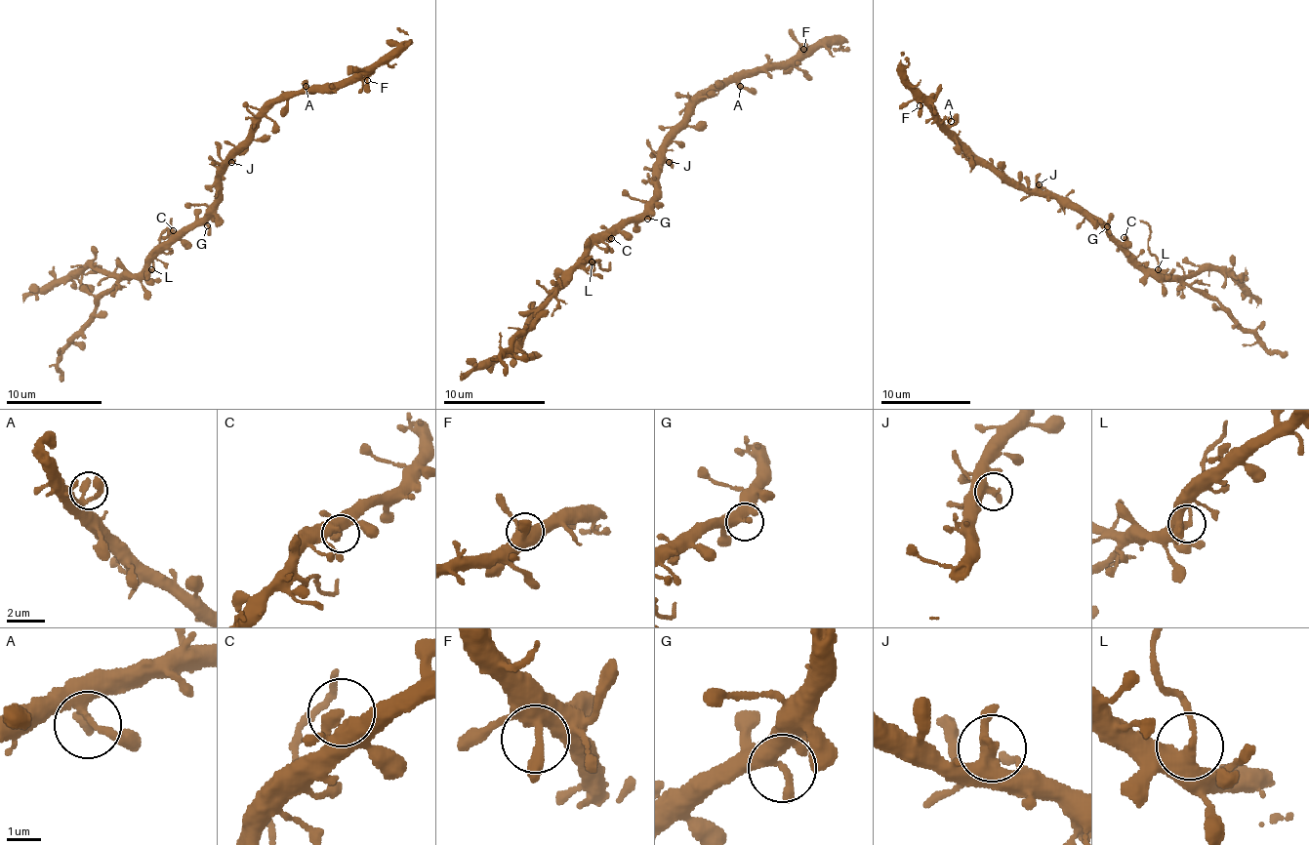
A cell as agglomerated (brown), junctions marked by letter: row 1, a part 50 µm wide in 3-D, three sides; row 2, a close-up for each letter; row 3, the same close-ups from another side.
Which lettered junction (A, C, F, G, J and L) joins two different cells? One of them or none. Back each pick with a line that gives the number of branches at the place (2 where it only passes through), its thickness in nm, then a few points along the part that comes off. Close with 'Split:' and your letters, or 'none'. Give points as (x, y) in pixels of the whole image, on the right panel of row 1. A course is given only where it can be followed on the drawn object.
L: Branches: 2. Thickness 360 nm. Course of the part to remove: (1157, 269), (1157, 259), (1148, 248), (1151, 229), (1140, 221)
Split: L

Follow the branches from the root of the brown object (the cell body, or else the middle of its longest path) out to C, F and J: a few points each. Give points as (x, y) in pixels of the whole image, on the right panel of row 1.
C: (1065, 207), (1081, 207), (1124, 244), (1124, 237)
F: (1065, 207), (1056, 197), (1038, 196), (1007, 185), (946, 131), (937, 111), (923, 100), (920, 105)
J: (1065, 207), (1053, 197), (1047, 197), (1039, 184)

